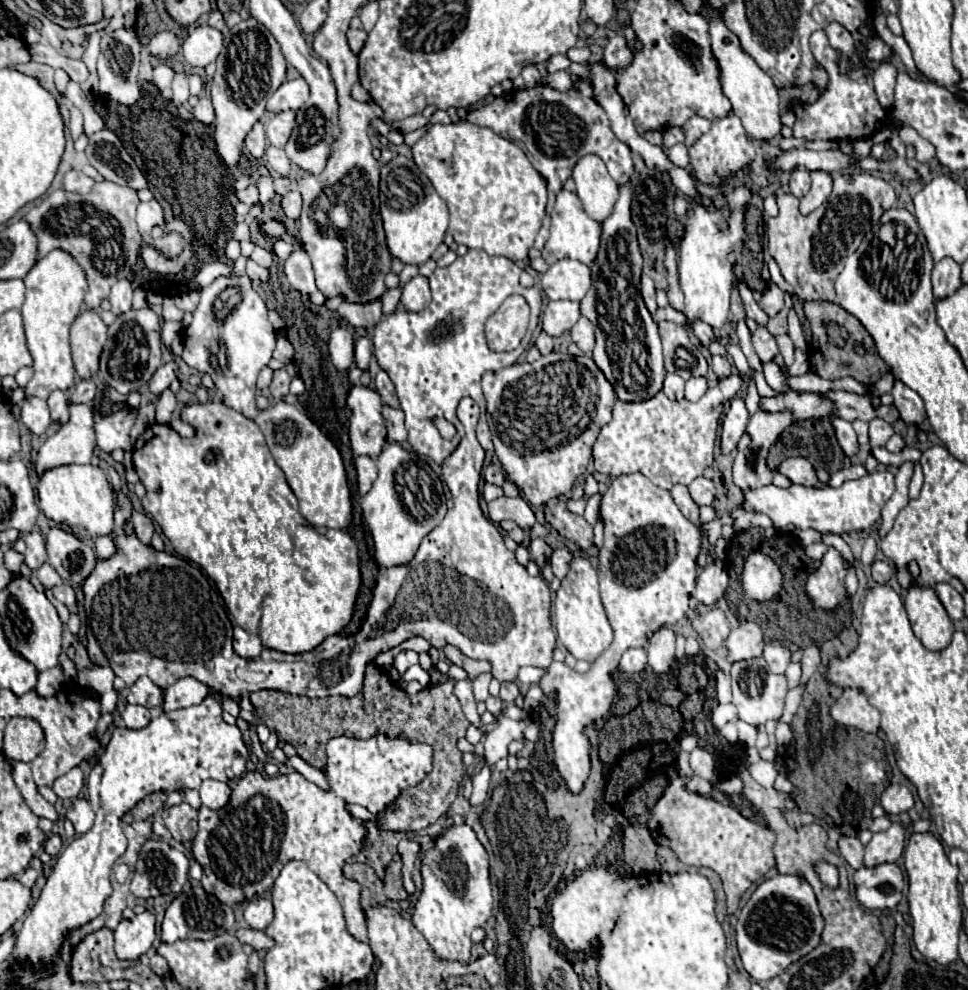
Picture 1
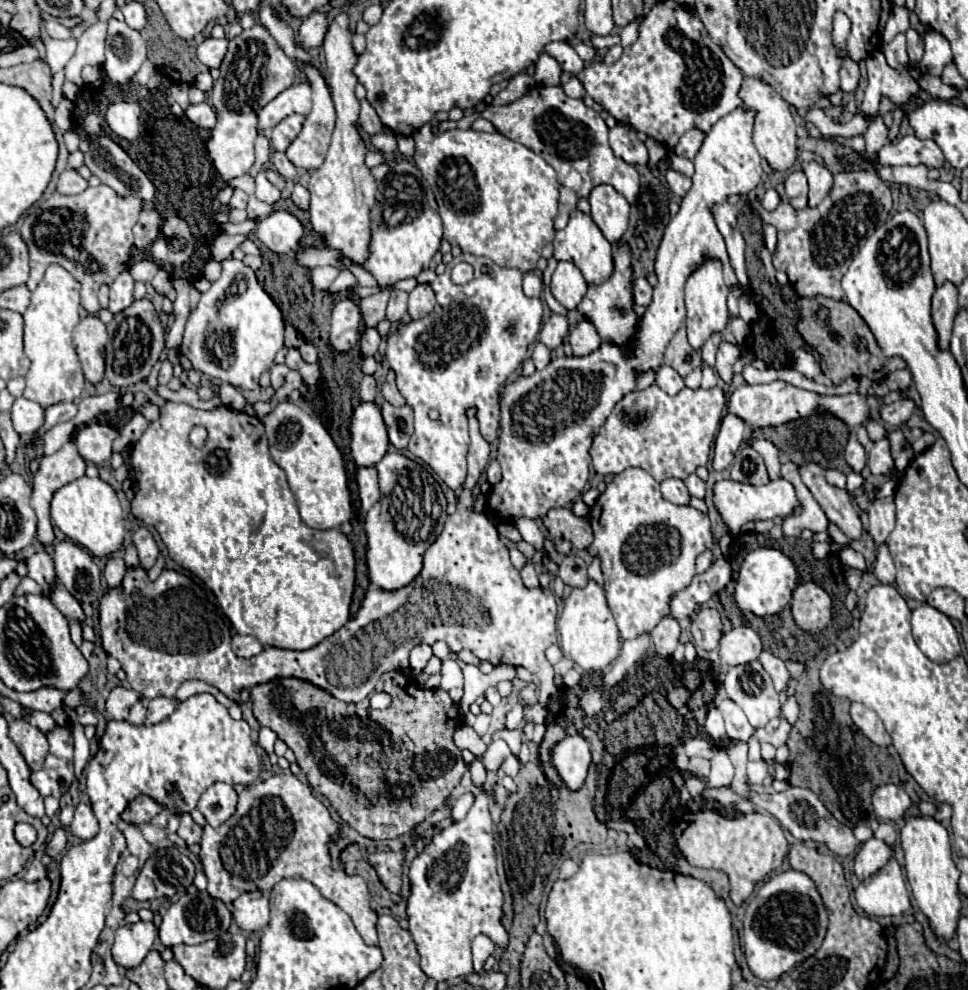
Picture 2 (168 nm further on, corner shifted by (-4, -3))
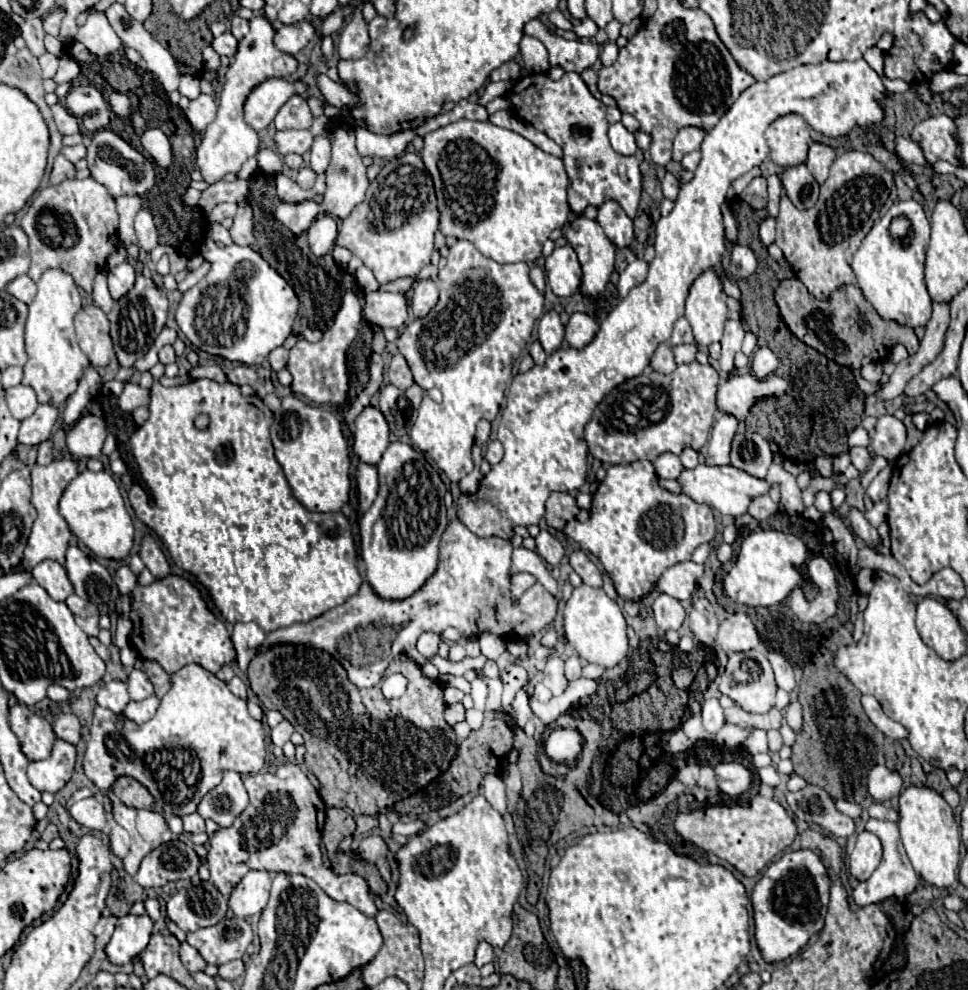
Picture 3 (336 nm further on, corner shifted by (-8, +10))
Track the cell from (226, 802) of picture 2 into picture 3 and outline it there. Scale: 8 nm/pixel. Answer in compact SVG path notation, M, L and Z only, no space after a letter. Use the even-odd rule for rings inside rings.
M226 771L220 785L216 785L198 805L204 819L212 819L218 827L230 827L234 819L248 807L248 793L236 771Z

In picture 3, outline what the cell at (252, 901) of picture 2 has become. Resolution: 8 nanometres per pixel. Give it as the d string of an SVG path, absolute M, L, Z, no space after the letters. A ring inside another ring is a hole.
M248 871L230 895L230 909L236 917L258 915L268 901L272 877L268 871Z

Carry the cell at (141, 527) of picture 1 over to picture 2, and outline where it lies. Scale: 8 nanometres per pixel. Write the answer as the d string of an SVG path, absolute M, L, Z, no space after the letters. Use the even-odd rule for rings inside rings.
M142 526L134 532L132 536L136 548L138 548L138 556L140 556L140 566L142 568L152 568L154 562L156 562L156 556L158 556L158 546L156 546L156 540L152 538L152 534Z

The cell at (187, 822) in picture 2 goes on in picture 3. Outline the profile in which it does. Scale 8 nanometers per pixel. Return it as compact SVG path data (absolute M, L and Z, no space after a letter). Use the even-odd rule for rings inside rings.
M198 813L186 815L182 821L184 821L184 833L202 833L204 831L204 819Z

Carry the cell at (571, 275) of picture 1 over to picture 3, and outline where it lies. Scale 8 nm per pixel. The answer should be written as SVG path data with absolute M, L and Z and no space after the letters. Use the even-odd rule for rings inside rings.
M570 245L556 247L546 263L544 269L548 271L548 283L558 297L568 297L574 291L578 291L582 281L582 269L578 263L578 257Z

